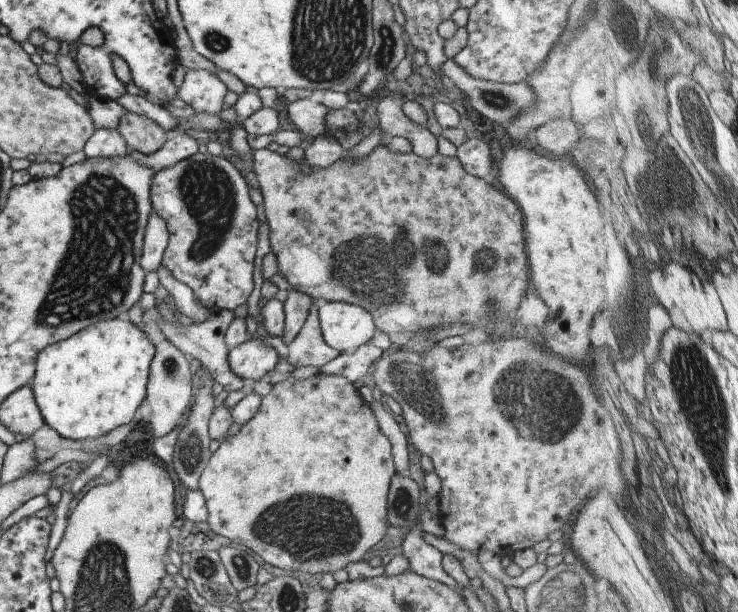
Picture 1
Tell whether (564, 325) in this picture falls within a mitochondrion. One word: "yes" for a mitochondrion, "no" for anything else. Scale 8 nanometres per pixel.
no

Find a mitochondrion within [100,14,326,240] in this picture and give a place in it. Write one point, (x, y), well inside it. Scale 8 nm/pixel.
(216, 42)

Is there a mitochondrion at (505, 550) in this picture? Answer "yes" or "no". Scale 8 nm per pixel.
no

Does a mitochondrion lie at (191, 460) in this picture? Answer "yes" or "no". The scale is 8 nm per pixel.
yes

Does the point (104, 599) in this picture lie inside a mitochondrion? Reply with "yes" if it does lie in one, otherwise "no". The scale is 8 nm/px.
yes

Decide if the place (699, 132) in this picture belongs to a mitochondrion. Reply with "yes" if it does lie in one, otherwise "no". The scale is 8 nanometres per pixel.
yes

